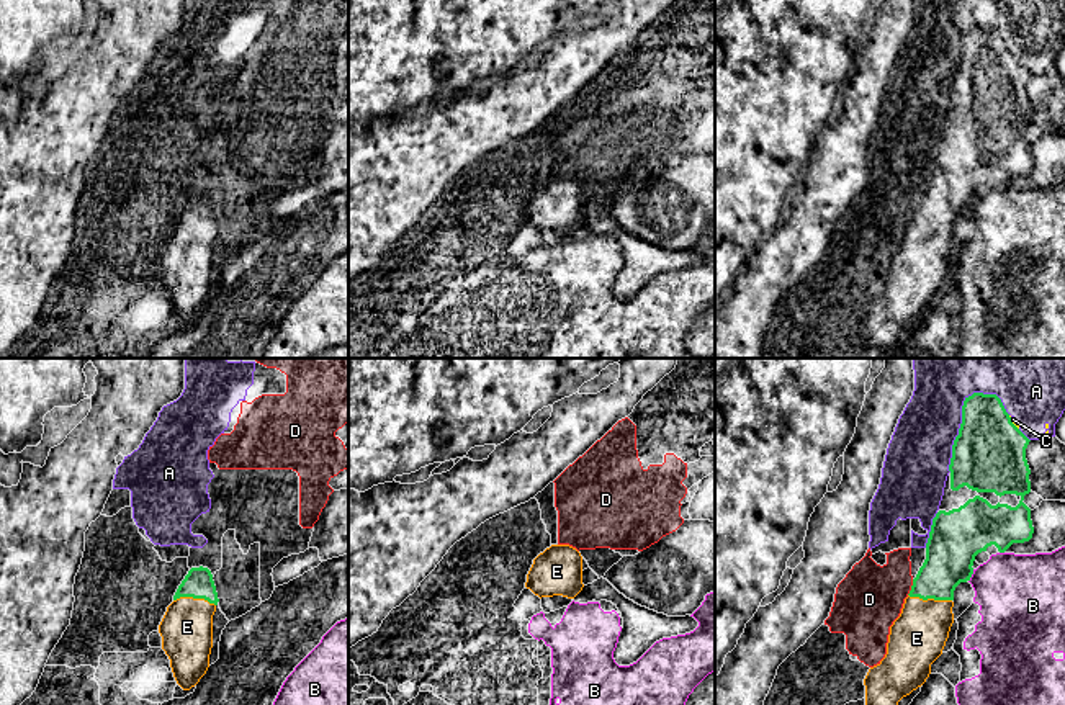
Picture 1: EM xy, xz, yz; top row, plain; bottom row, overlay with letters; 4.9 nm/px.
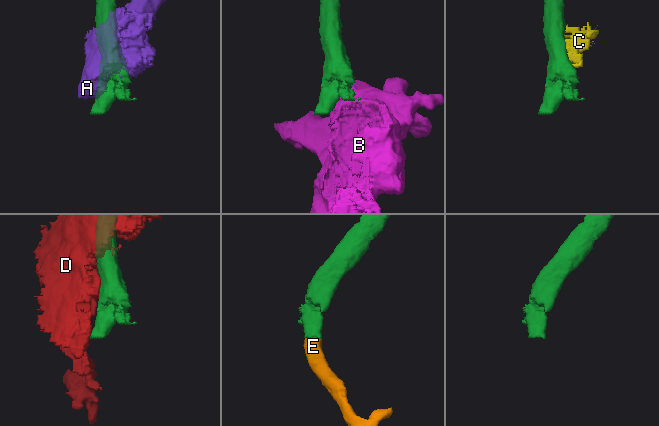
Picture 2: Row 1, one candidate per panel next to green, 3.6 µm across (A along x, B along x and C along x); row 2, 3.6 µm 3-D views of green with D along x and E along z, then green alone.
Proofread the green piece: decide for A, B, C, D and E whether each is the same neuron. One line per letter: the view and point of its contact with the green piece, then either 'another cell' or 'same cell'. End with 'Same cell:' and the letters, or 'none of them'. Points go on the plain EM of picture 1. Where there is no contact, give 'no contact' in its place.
A: meets green in yz at (962, 54); another cell
B: meets green in yz at (970, 210); another cell
C: meets green in yz at (1011, 56); another cell
D: meets green in yz at (912, 221); another cell
E: meets green in yz at (930, 231); same cell
Same cell: E

